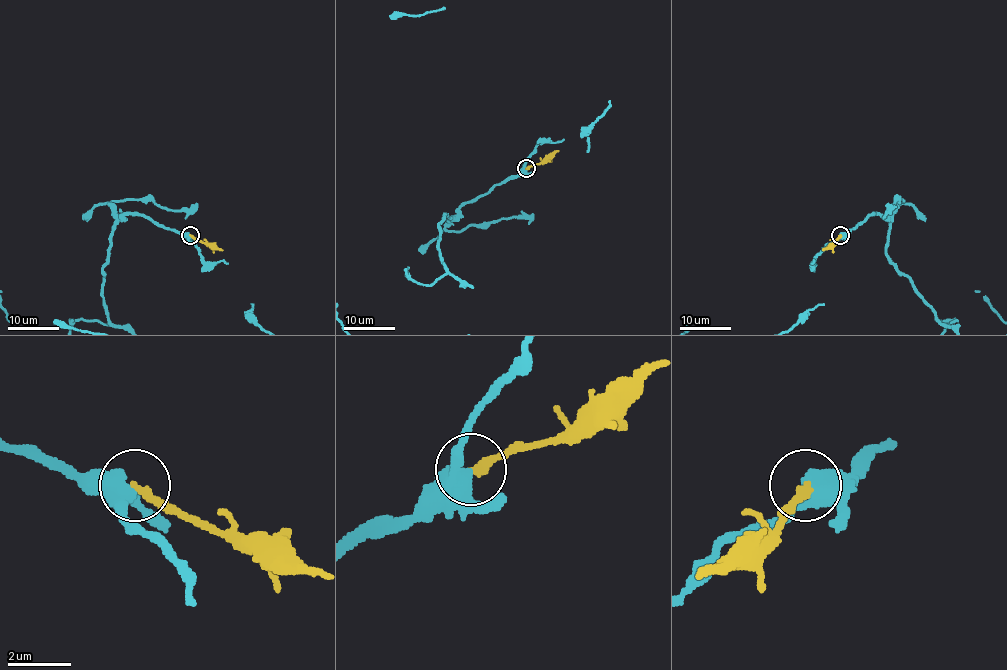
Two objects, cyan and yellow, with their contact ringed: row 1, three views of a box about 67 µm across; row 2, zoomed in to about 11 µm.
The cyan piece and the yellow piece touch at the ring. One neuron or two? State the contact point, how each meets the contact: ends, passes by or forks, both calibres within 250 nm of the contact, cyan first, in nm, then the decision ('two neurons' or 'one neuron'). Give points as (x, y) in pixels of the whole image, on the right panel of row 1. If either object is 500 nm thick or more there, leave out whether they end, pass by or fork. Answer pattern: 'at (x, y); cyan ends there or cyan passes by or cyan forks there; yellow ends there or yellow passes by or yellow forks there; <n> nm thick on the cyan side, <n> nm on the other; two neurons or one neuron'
at (840, 235); cyan passes by; yellow ends there; 460 nm thick on the cyan side, 280 nm on the other; two neurons

